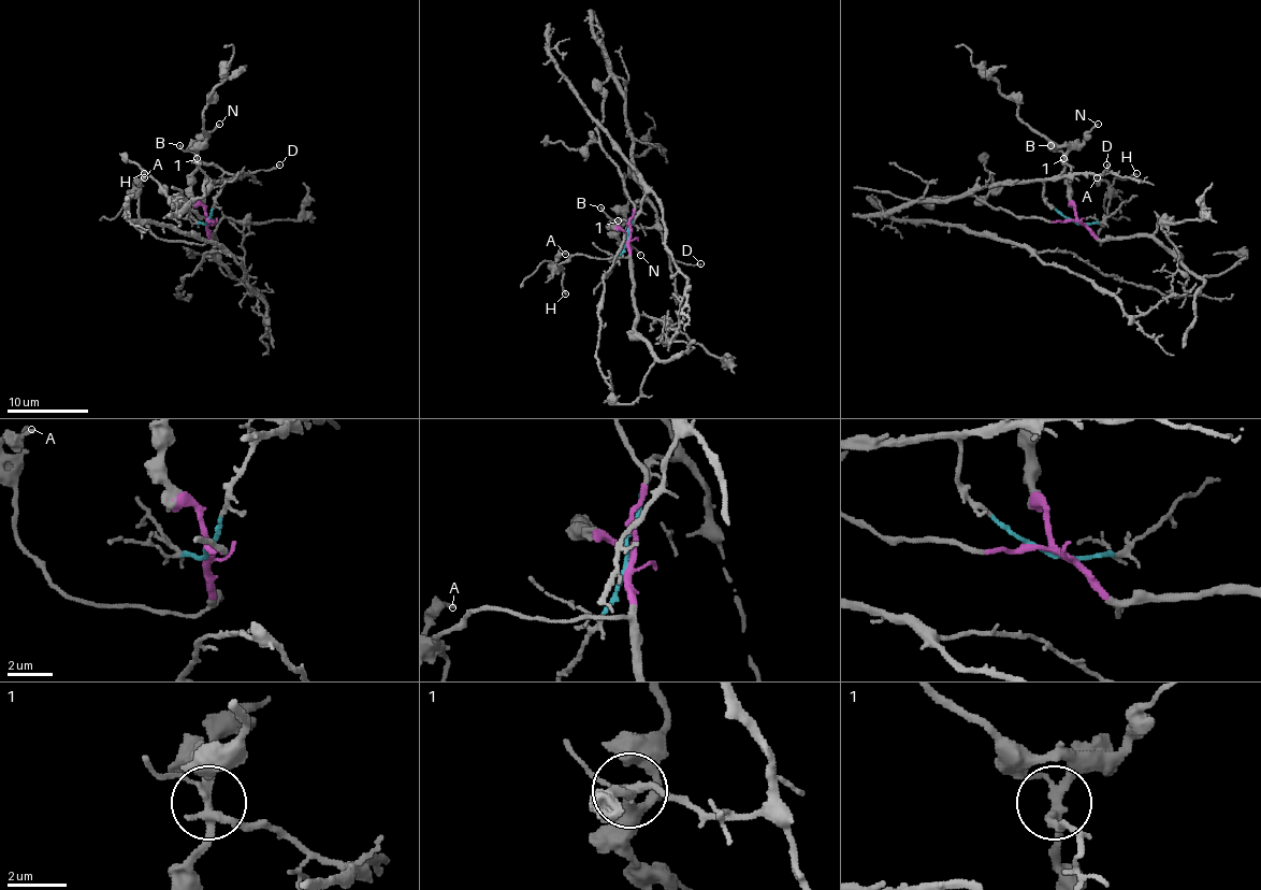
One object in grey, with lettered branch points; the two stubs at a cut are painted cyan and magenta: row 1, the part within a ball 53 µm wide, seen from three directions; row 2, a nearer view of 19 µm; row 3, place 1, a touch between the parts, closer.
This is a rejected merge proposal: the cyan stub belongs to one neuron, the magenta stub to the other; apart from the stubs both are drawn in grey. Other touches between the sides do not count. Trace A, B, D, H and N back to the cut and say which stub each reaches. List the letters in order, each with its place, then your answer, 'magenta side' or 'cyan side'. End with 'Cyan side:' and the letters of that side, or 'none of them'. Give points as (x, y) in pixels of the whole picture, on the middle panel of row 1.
A: place (565, 254); magenta side
B: place (600, 207); cyan side
D: place (700, 263); cyan side
H: place (565, 293); magenta side
N: place (640, 255); magenta side
Cyan side: B, D

